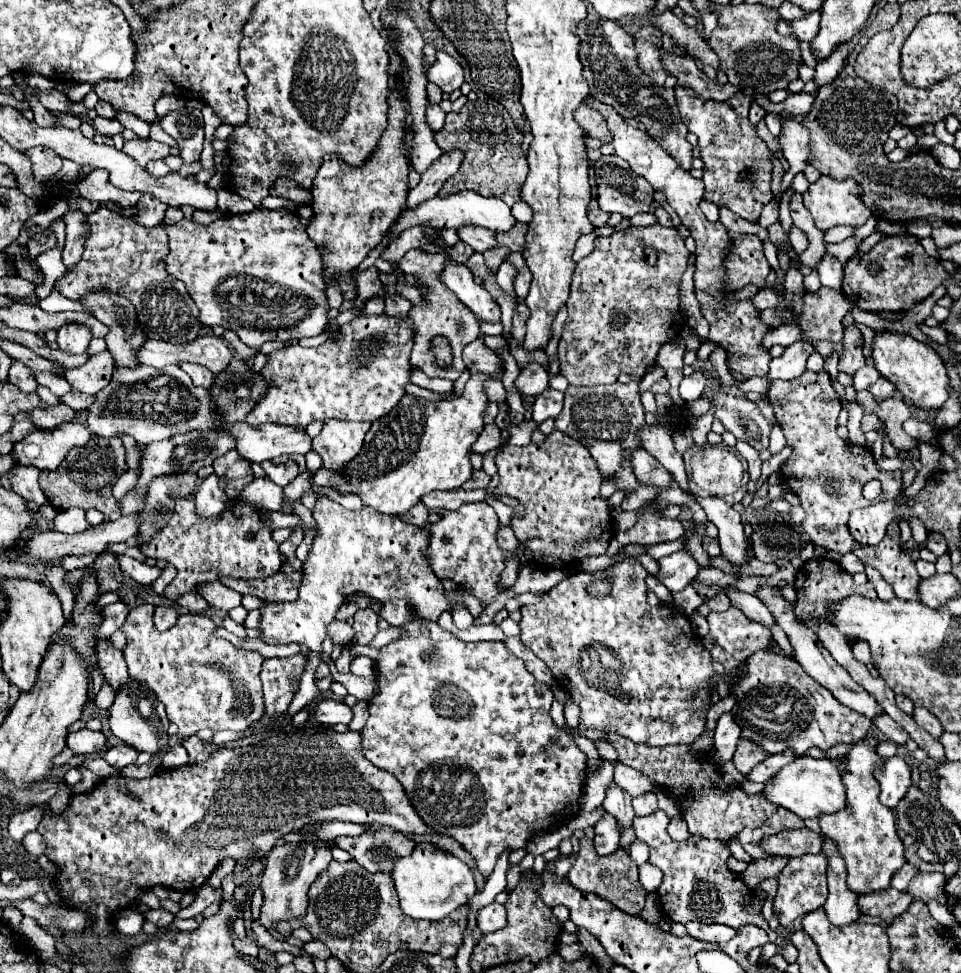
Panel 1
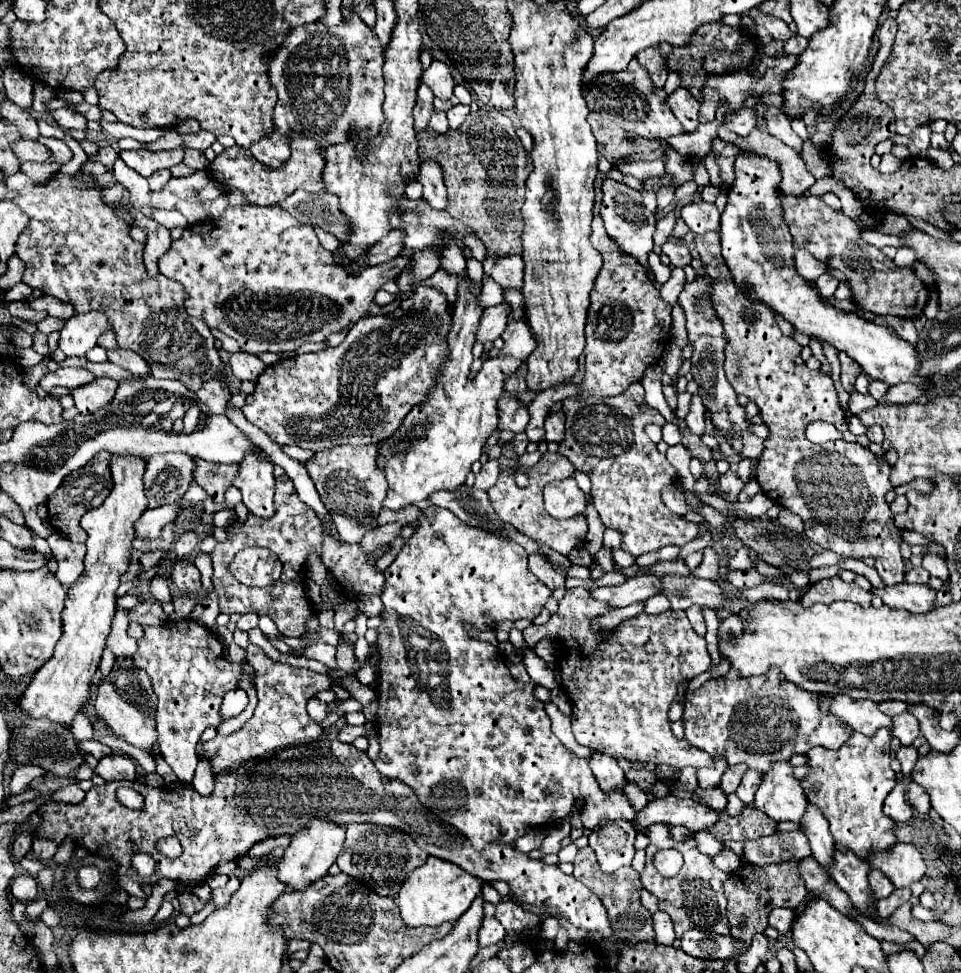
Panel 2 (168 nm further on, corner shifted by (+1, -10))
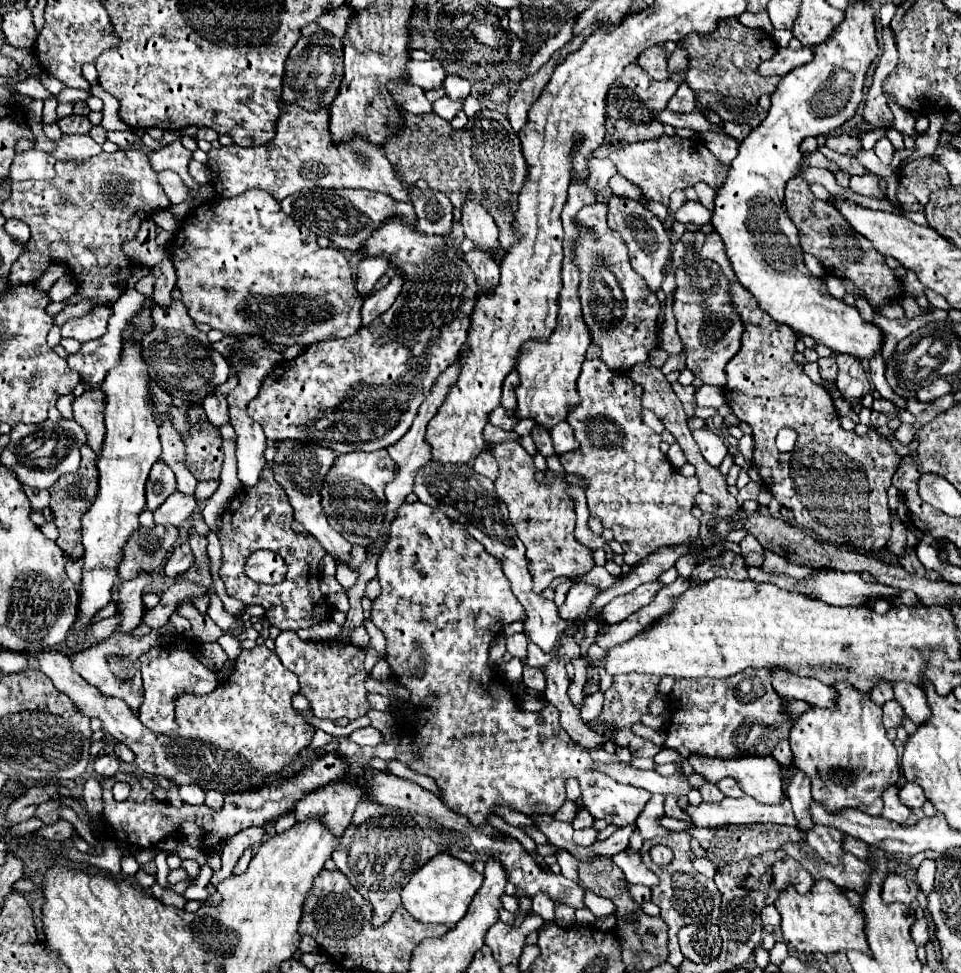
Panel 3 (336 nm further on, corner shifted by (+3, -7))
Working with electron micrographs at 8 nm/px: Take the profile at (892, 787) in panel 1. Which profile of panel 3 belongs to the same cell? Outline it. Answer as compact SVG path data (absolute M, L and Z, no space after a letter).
M893 785L893 787L887 787L885 791L883 791L883 817L885 819L889 819L889 821L893 821L893 823L899 823L899 825L905 825L907 821L909 821L909 815L911 815L911 811L905 807L905 805L901 805L899 803L899 797L897 797L897 787Z

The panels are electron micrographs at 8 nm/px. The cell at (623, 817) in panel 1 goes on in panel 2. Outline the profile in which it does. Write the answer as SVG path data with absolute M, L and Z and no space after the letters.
M595 754L591 760L591 770L603 792L611 792L611 790L623 792L627 780L615 758L607 758L607 754Z

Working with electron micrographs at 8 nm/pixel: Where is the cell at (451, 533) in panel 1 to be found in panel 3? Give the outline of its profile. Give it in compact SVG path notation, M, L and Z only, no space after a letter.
M403 503L399 509L397 509L397 515L393 519L393 523L389 525L389 535L387 535L387 541L383 543L383 547L379 549L379 557L377 557L377 577L379 577L379 583L381 583L381 593L379 597L373 601L373 607L371 607L371 621L381 629L381 633L385 635L387 639L387 653L385 653L385 661L389 663L389 667L393 669L393 673L397 675L397 681L401 685L405 685L409 691L411 691L411 703L417 707L421 705L421 699L431 695L431 693L437 693L437 701L433 703L433 707L429 709L415 709L413 715L407 715L405 717L405 725L417 735L417 745L421 747L419 751L419 761L411 765L413 771L421 773L421 775L427 775L427 777L433 777L437 781L437 785L441 787L441 793L443 793L443 801L447 807L451 807L453 811L465 815L473 825L481 825L487 821L487 815L491 813L493 805L509 805L525 815L531 815L531 813L551 813L557 811L563 801L565 801L565 781L569 777L577 777L579 783L581 783L581 791L583 791L583 799L585 803L593 803L597 807L591 807L593 809L593 815L597 817L601 811L603 811L603 819L607 819L609 823L615 823L615 825L625 825L625 823L635 823L635 819L639 817L639 813L643 811L645 803L651 799L651 793L645 791L645 789L637 789L633 785L623 785L623 783L617 783L615 779L603 775L603 773L597 773L597 771L591 771L591 757L589 753L583 749L583 747L577 747L577 743L573 743L573 739L569 737L569 733L561 727L559 723L559 715L557 715L557 707L543 707L541 711L537 713L525 713L519 709L515 697L511 691L507 691L503 679L497 675L495 669L489 667L489 661L487 661L487 653L489 653L489 645L493 641L493 637L501 631L501 627L506 624L513 623L515 621L525 621L526 613L525 609L521 609L521 603L517 601L517 597L513 595L511 587L509 587L509 581L507 577L503 575L503 569L501 569L501 563L499 559L495 559L493 555L489 555L485 551L485 547L481 547L481 543L477 539L473 539L469 535L469 531L465 531L465 527L461 527L461 523L455 523L451 521L441 509L435 509L435 507L429 507L425 503Z

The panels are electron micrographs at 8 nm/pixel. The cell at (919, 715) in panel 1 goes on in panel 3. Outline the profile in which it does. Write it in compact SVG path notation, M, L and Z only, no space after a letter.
M895 699L887 701L883 705L883 725L885 725L885 729L901 725L901 715L903 715L903 707Z

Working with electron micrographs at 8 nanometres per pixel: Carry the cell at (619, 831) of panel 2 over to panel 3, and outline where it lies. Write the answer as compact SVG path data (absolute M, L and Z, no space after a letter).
M621 851L621 853L613 855L611 859L623 871L623 875L629 883L641 883L641 885L647 885L647 887L655 887L659 883L659 877L645 867L639 853Z

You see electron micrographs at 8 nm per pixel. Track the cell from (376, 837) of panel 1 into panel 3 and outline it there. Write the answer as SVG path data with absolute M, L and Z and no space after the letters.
M363 795L351 825L333 851L333 861L337 869L347 875L349 883L371 903L371 925L381 927L391 919L393 911L401 907L401 889L409 883L411 875L439 853L445 853L445 847L433 843L411 815L389 807L379 807L377 803L371 803L367 795Z

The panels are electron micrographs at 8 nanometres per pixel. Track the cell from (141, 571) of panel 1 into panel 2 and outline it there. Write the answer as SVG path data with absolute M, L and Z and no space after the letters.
M157 574L155 578L151 578L149 594L157 602L171 602L171 592L169 592L169 586L167 586L167 578L163 574Z

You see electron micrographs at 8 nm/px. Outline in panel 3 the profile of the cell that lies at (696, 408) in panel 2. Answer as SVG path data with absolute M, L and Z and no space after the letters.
M699 429L699 431L693 431L693 437L695 437L697 445L701 447L701 453L707 459L707 463L711 463L713 467L719 467L721 461L725 459L725 455L729 453L721 435L713 433L711 429Z

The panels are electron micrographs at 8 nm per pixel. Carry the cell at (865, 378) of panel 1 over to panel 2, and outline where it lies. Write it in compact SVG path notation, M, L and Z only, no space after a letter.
M873 380L871 384L869 384L869 394L877 400L877 402L883 402L883 398L885 398L885 392L887 392L887 384L885 382L879 382L879 380Z

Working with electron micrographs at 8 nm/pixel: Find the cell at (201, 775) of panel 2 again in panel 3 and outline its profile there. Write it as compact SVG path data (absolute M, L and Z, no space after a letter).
M207 789L207 791L205 791L205 795L207 795L207 799L205 799L205 805L209 805L209 809L213 809L213 811L219 811L219 809L223 807L223 793Z

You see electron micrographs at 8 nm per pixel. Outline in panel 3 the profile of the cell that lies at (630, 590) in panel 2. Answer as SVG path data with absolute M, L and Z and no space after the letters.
M575 583L575 585L571 587L571 591L567 593L565 603L559 607L561 619L573 621L573 619L577 619L577 617L581 617L581 615L587 615L587 613L589 613L589 607L591 607L591 601L595 599L597 593L599 593L599 589L593 587L593 585Z

